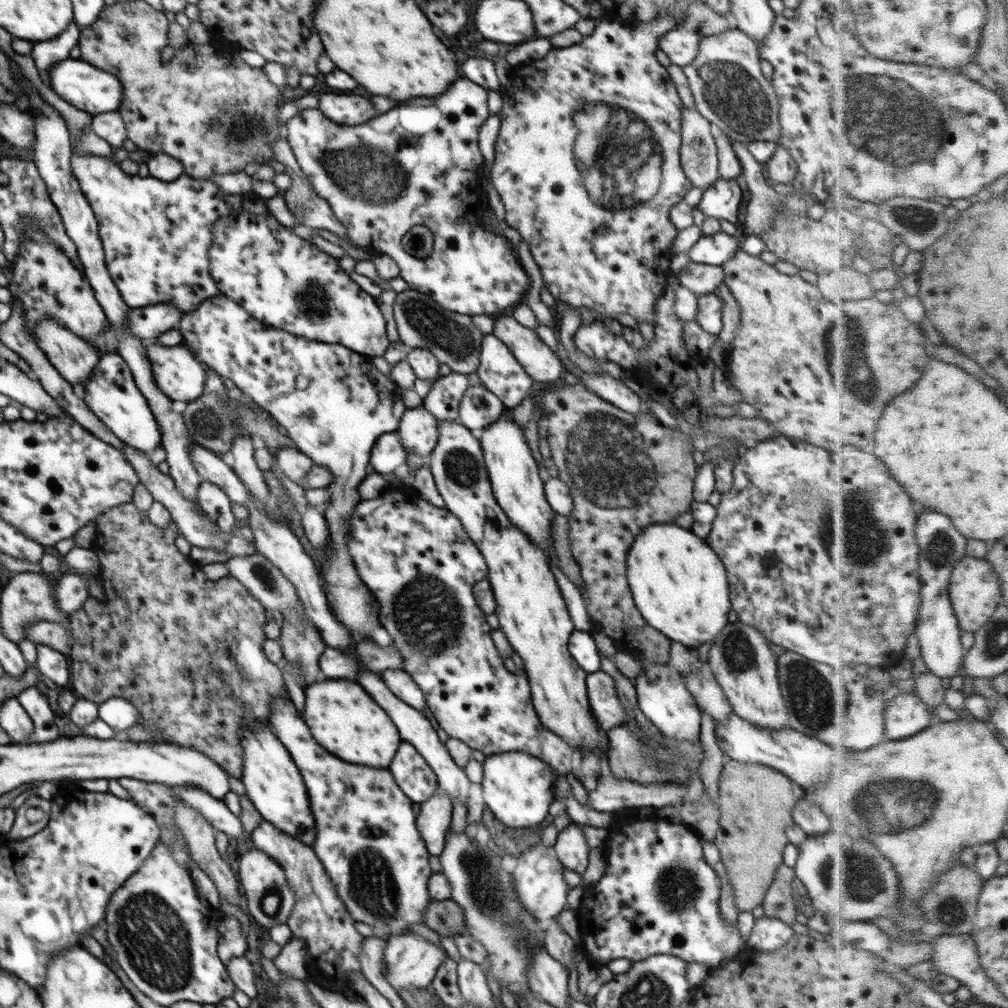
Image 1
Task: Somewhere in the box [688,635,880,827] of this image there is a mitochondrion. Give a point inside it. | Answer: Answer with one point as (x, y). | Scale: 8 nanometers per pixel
(811, 696)

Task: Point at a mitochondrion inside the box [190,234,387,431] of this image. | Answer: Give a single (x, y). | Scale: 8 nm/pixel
(314, 298)

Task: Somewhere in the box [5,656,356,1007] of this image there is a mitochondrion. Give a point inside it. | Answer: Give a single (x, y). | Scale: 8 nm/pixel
(152, 935)

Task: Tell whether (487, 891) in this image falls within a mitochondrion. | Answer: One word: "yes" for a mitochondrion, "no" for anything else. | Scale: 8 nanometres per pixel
yes

